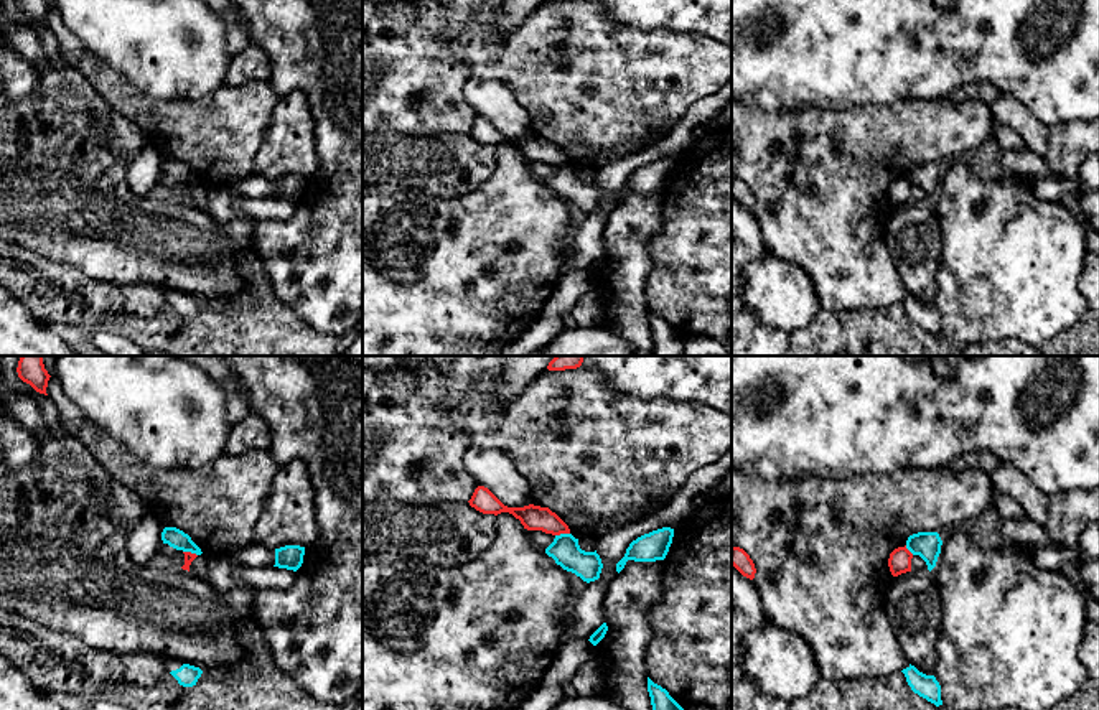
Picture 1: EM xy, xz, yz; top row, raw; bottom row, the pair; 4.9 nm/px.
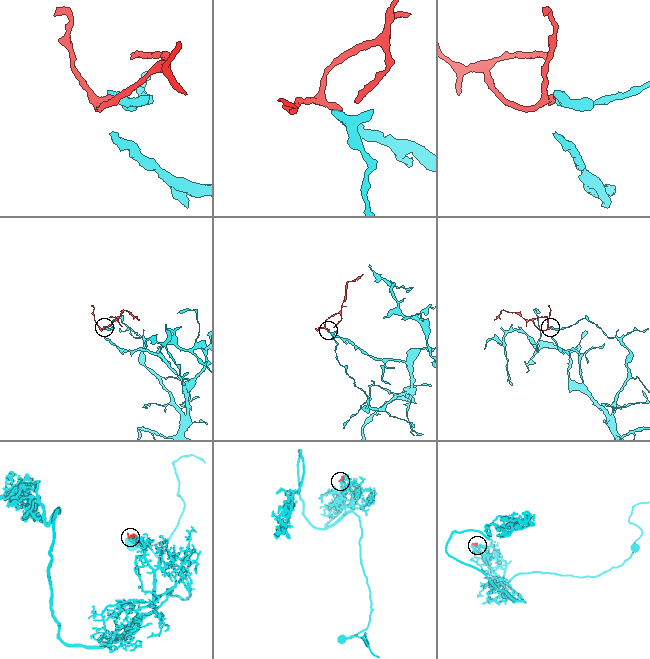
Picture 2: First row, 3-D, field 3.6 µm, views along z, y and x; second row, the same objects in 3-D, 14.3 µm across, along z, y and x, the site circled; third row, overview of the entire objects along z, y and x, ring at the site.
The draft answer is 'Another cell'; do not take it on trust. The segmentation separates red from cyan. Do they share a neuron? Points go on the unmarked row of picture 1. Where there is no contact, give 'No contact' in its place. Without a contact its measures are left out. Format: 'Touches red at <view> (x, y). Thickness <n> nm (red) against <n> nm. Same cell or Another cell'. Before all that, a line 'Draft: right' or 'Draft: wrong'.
Draft: right
Touches red at xy (190, 183). Thickness 50 nm (red) against 90 nm. Another cell

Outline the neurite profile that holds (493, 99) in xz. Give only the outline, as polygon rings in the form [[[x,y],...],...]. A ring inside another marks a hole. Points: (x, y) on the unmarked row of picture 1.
[[[499,79],[471,81],[463,94],[476,115],[488,119],[504,137],[524,138],[532,133],[531,114],[506,82]]]

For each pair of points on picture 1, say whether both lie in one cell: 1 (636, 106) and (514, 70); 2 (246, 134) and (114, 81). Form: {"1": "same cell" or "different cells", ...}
{"1": "same cell", "2": "same cell"}

